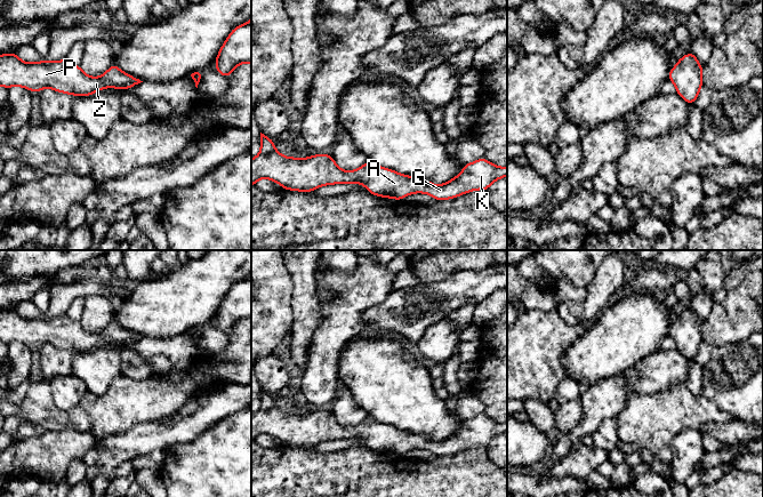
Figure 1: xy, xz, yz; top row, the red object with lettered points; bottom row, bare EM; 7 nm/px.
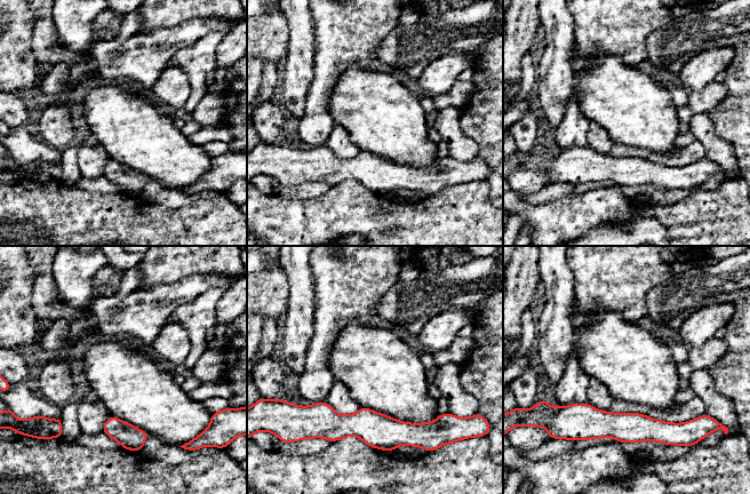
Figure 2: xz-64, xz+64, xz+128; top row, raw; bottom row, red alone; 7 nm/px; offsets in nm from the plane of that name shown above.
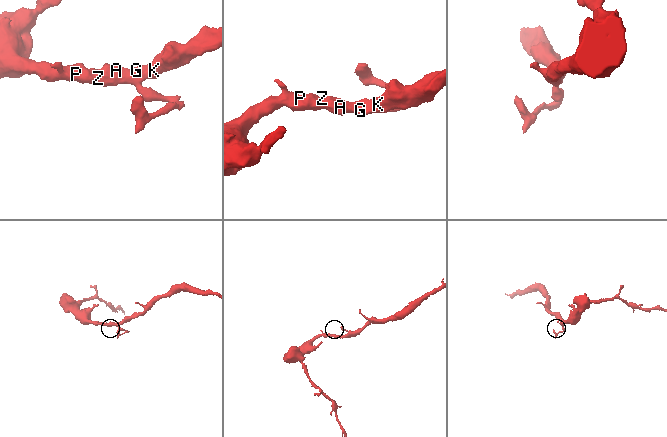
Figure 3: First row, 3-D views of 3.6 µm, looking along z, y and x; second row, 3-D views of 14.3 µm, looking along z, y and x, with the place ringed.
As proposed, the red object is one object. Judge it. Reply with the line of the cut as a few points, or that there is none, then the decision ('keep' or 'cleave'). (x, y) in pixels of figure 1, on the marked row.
cut none; keep

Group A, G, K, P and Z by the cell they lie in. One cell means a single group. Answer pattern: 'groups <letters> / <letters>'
groups A G K P Z

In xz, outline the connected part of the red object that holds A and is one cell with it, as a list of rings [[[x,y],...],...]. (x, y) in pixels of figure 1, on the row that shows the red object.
[[[260,133],[260,153],[251,159],[251,186],[260,178],[279,183],[283,190],[312,192],[331,184],[363,184],[369,193],[402,200],[411,193],[426,193],[437,201],[455,199],[473,190],[488,191],[497,179],[507,176],[507,167],[497,167],[481,158],[466,163],[463,171],[449,182],[435,185],[377,166],[370,159],[356,170],[342,170],[331,154],[310,155],[307,159],[280,154],[274,142]]]

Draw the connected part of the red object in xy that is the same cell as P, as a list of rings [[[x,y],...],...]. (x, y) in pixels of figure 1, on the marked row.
[[[14,53],[0,55],[0,86],[8,89],[19,86],[38,93],[51,88],[73,96],[90,96],[109,87],[129,89],[140,82],[143,81],[121,71],[115,63],[94,79],[85,74],[80,65],[73,65],[66,58],[26,63]]]

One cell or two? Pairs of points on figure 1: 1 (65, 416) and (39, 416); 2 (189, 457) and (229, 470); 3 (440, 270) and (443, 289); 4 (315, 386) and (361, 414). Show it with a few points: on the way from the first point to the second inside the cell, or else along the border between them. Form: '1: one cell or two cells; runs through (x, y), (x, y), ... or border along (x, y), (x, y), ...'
1: one cell; runs through (58, 416), (46, 416)
2: one cell; runs through (199, 467), (218, 469)
3: two cells; border along (466, 270), (460, 270), (436, 281), (419, 283)
4: two cells; border along (338, 391), (330, 403)

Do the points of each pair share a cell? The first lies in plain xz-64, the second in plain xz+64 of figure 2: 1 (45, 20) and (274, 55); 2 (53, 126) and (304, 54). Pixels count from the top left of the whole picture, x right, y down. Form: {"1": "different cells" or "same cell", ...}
{"1": "different cells", "2": "different cells"}

